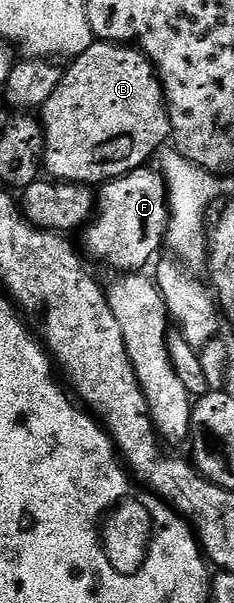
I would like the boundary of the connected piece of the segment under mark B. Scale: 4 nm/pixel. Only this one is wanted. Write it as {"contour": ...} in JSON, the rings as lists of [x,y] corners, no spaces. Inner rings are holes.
{"contour":[[[94,42],[61,73],[55,94],[39,109],[39,119],[45,127],[45,159],[43,168],[52,179],[72,184],[100,186],[106,180],[146,167],[149,160],[166,147],[169,135],[169,115],[165,109],[165,92],[157,80],[153,64],[136,47],[112,42]]]}

